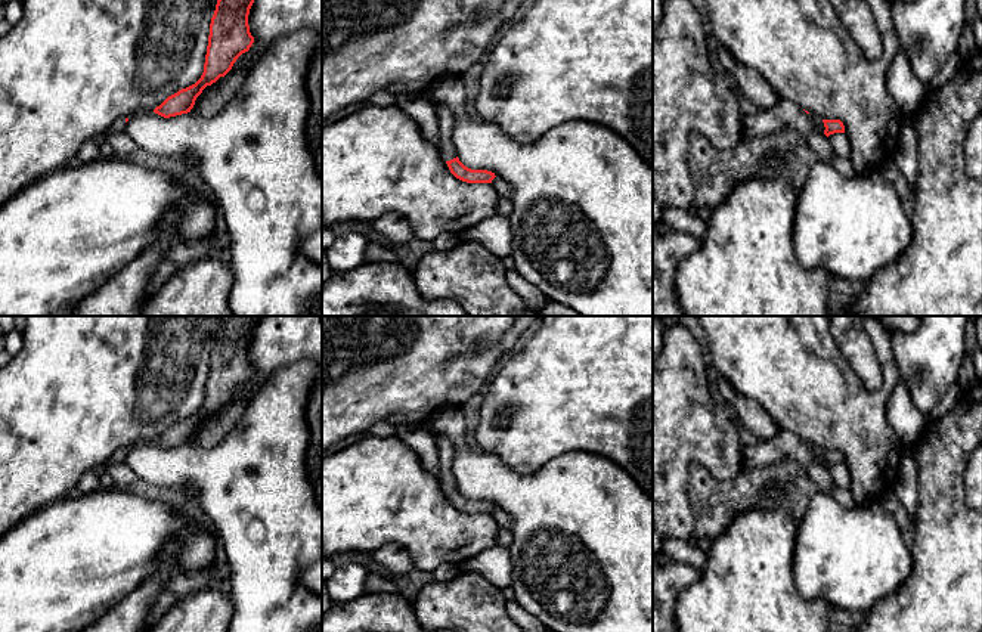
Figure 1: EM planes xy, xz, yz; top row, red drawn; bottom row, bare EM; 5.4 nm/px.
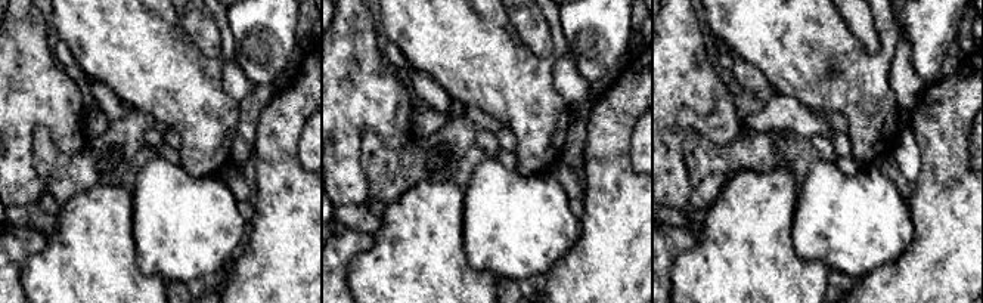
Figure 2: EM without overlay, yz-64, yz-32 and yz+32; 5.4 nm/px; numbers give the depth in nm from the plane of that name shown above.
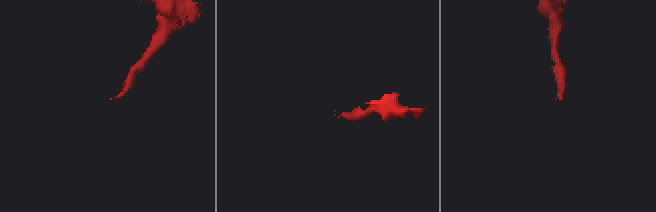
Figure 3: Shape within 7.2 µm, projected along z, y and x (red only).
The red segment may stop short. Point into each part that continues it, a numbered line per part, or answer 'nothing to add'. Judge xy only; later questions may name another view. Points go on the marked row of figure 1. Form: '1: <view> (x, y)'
1: xy (118, 126)

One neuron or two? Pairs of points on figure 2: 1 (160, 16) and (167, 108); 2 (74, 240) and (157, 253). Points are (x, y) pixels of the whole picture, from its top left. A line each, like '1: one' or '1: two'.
1: one
2: two

